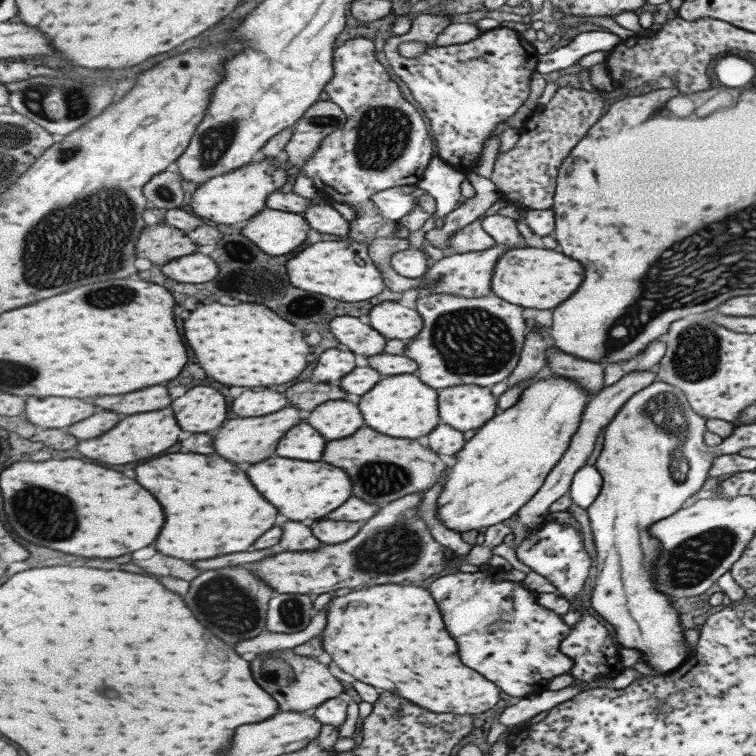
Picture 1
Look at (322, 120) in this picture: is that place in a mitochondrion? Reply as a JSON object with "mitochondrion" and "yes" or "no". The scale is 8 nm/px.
{"mitochondrion":"yes"}

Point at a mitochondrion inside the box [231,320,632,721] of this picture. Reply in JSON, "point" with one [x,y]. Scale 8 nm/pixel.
{"point":[388,551]}

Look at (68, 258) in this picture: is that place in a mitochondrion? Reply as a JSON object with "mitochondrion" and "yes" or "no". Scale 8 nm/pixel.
{"mitochondrion":"yes"}

